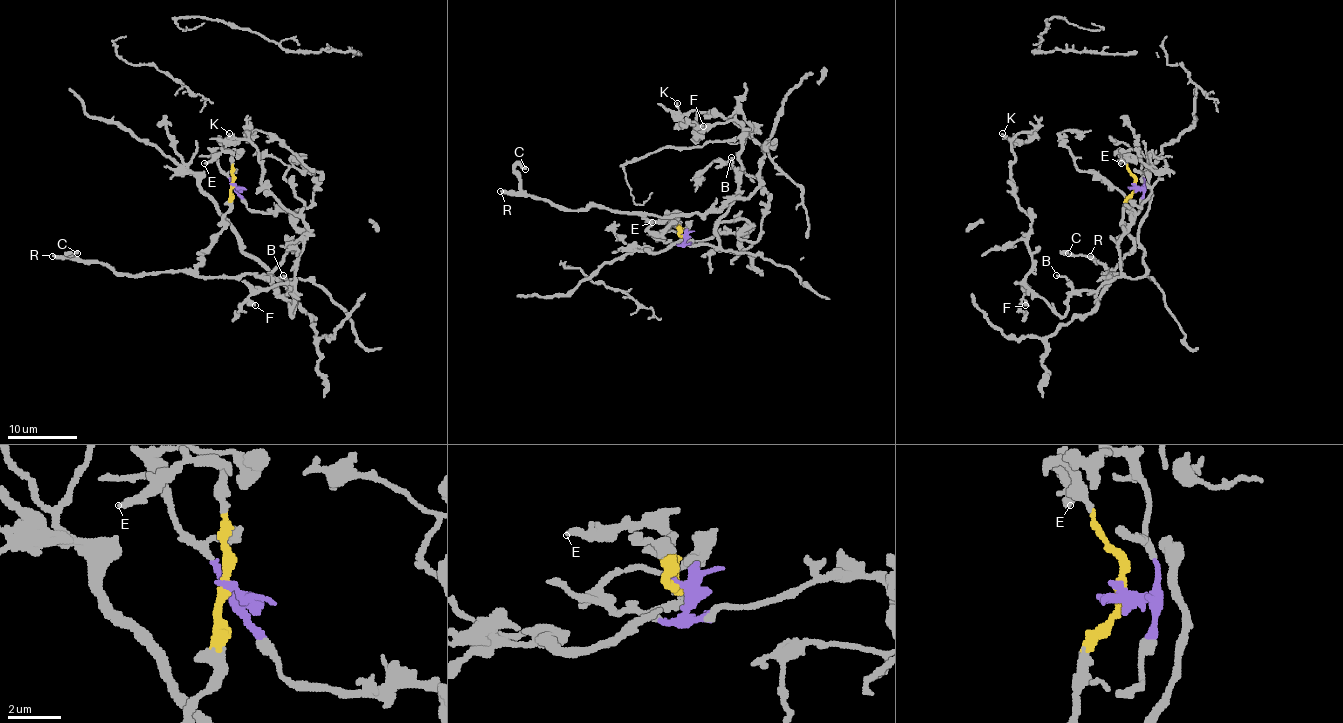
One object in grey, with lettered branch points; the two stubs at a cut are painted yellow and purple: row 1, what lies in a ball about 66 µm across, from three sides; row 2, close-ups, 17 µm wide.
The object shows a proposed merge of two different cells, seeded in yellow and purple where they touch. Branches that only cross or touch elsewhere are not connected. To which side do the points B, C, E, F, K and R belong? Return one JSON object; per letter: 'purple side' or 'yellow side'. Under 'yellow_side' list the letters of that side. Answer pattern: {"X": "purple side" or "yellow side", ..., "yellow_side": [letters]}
{"B": "purple side", "C": "yellow side", "E": "yellow side", "F": "purple side", "K": "purple side", "R": "yellow side", "yellow_side": ["C", "E", "R"]}

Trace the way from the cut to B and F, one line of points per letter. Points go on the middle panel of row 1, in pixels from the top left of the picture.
B: (680, 236), (689, 244), (734, 232), (740, 234), (748, 225), (745, 220), (719, 222), (738, 187), (731, 157)
F: (680, 236), (689, 244), (740, 234), (748, 225), (719, 222), (743, 169), (741, 126), (696, 124), (703, 126)

